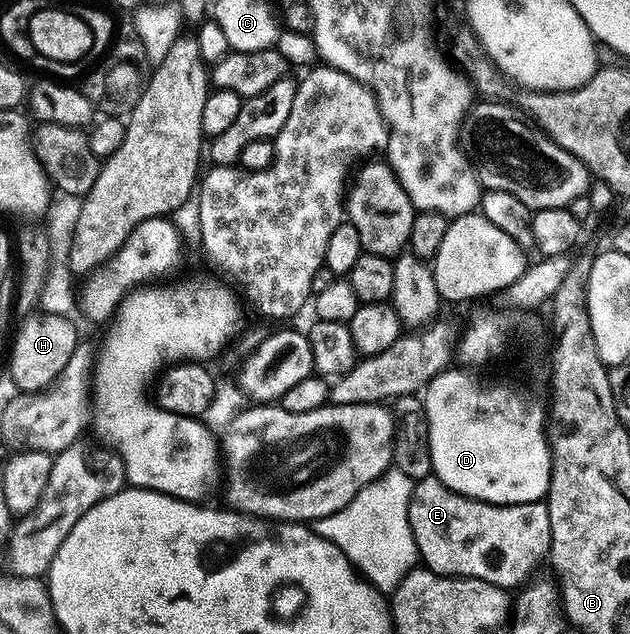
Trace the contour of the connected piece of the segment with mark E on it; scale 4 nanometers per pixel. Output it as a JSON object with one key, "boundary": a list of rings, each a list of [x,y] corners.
{"boundary":[[[435,474],[413,483],[408,517],[423,567],[440,576],[478,578],[516,590],[552,551],[547,503],[491,504],[475,500],[450,490]]]}

